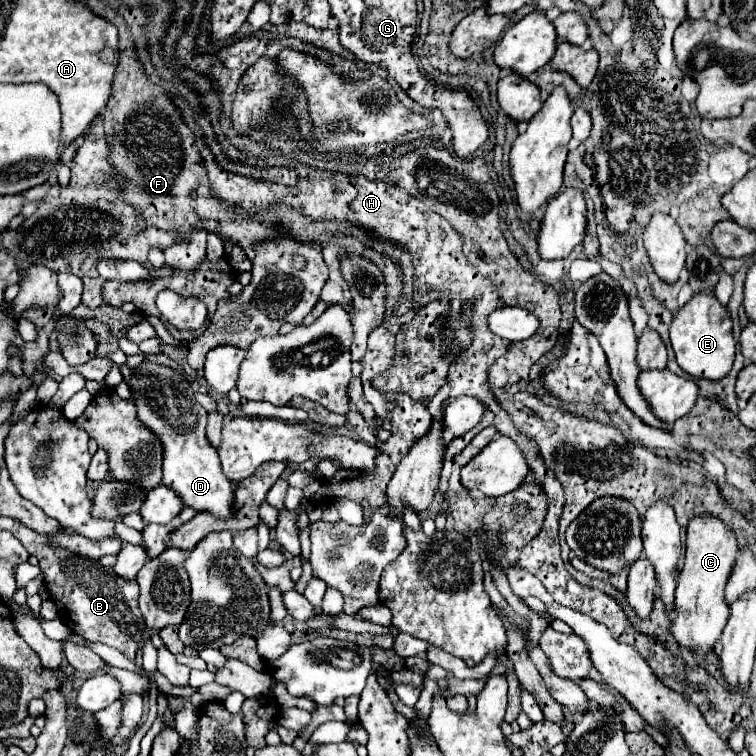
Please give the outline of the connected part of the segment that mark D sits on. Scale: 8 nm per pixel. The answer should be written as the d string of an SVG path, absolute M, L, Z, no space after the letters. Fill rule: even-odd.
M141 364L137 370L133 370L133 378L129 380L131 384L131 392L133 392L133 400L139 408L139 418L143 420L143 424L147 424L147 428L151 428L159 440L163 440L163 450L165 450L165 458L163 458L163 484L167 488L171 488L185 506L197 510L197 512L209 512L211 516L219 516L219 518L231 518L235 514L235 492L233 492L233 484L231 480L227 480L227 476L221 470L221 460L217 456L217 450L211 448L211 444L205 438L205 426L207 426L207 410L195 402L193 398L193 388L191 384L177 374L171 368L165 366L157 366L157 364Z

